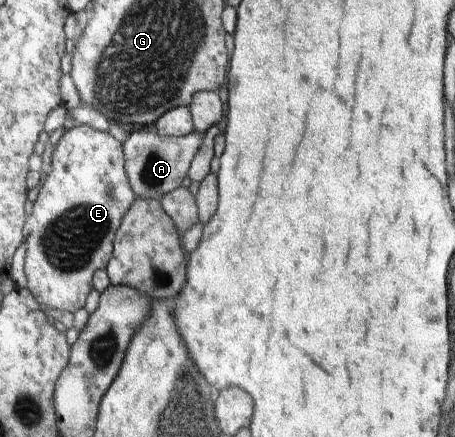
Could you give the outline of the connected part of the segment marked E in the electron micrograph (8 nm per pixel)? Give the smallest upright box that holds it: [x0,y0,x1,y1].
[24,125,135,314]

